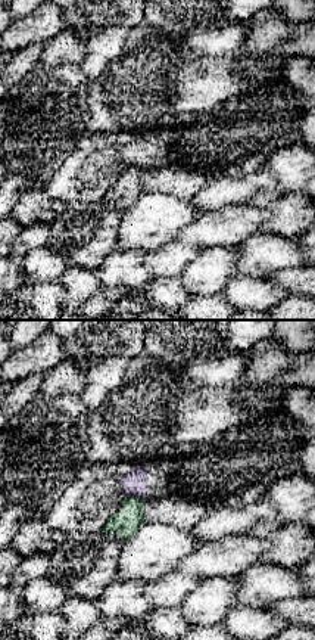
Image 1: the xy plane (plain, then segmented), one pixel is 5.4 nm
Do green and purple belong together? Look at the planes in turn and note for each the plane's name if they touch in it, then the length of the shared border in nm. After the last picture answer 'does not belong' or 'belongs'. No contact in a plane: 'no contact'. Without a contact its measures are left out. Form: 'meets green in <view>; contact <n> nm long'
meets green in xy; contact 110 nm long

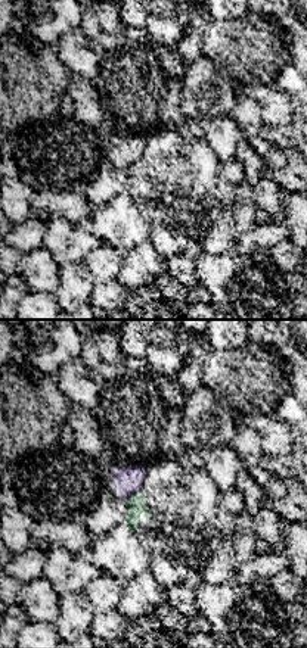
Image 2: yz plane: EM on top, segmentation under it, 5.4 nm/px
meets green in yz; contact 110 nm long

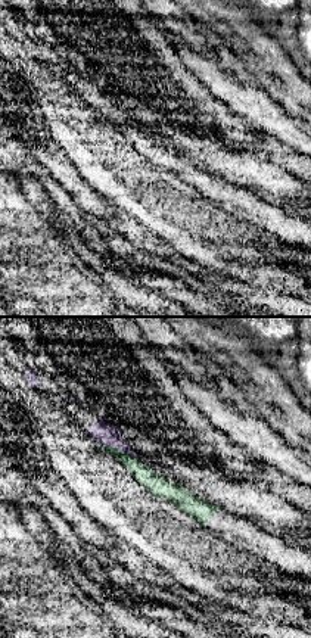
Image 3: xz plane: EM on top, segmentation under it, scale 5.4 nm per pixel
meets green in xz; contact 220 nm long

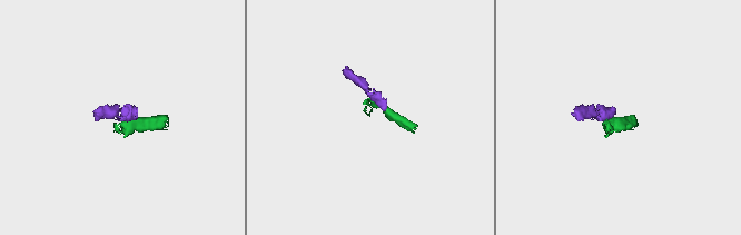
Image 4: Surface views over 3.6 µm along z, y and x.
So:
does not belong

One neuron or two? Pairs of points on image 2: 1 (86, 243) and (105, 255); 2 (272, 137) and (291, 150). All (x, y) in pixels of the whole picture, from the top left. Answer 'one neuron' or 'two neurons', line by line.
1: two neurons
2: one neuron

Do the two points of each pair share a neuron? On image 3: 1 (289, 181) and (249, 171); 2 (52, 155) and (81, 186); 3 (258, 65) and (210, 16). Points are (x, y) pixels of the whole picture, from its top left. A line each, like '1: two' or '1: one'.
1: one
2: one
3: one

